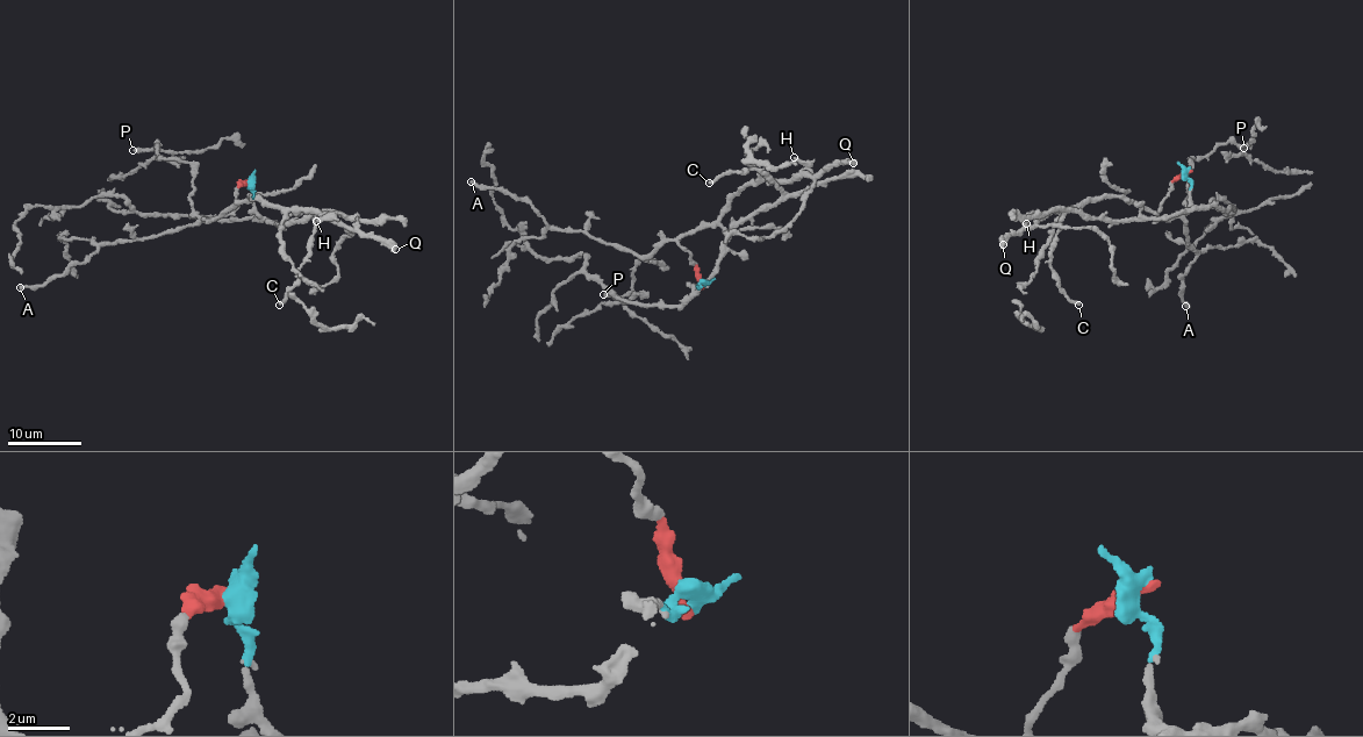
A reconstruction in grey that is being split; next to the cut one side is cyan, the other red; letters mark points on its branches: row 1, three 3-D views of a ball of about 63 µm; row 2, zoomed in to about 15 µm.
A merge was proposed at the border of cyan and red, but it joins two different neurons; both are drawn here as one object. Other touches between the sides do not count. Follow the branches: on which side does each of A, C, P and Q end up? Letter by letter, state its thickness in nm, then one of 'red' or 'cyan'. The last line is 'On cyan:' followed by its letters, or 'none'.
A: 360 nm | red
C: 320 nm | cyan
P: 440 nm | red
Q: 550 nm | red
On cyan: C

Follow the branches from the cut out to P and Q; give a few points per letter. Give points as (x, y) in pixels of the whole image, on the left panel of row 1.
P: (248, 181), (238, 188), (237, 208), (206, 219), (192, 210), (189, 163), (163, 159), (157, 147), (133, 149)
Q: (248, 181), (238, 188), (236, 207), (226, 214), (255, 194), (282, 207), (317, 209), (396, 249)

